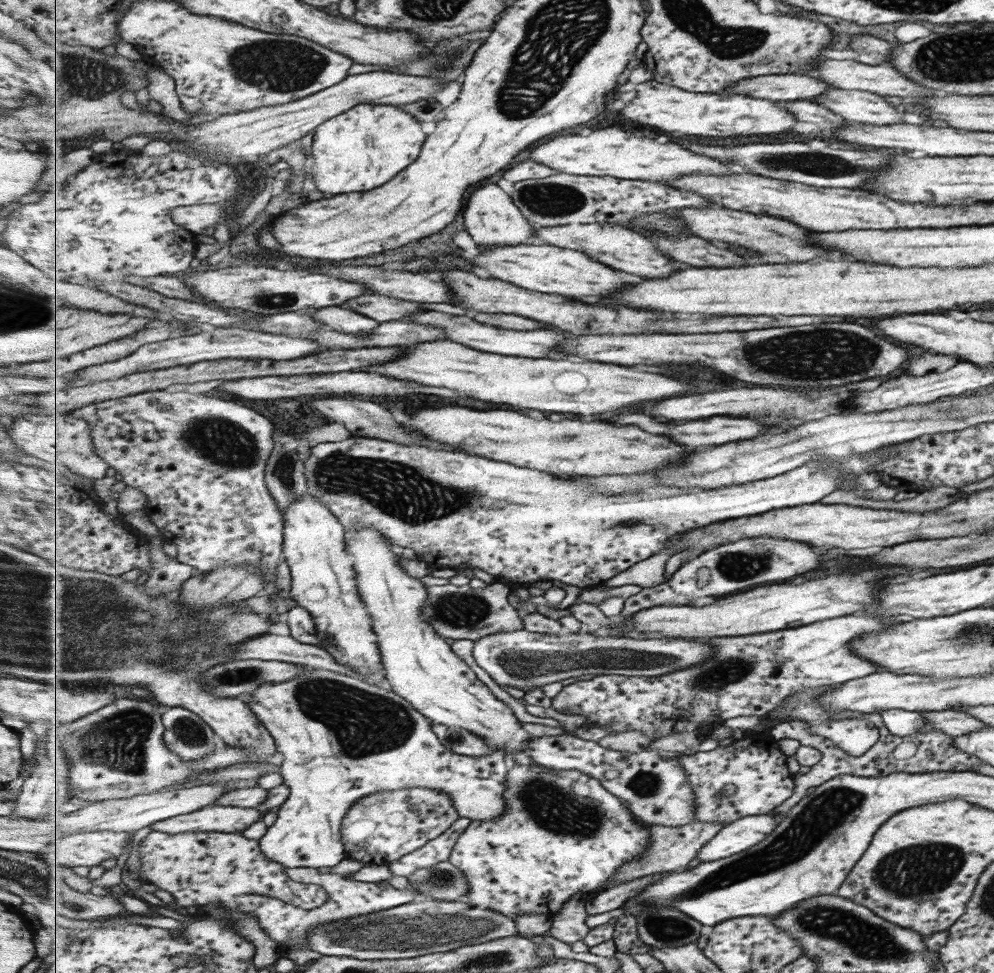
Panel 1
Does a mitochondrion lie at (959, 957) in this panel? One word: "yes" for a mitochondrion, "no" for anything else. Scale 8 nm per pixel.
no

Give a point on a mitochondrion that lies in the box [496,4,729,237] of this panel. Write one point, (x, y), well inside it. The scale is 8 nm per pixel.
(546, 200)

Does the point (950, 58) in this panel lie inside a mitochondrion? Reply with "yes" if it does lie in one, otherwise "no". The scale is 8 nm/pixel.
yes

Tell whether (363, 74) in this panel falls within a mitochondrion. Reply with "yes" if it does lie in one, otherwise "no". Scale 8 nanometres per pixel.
no

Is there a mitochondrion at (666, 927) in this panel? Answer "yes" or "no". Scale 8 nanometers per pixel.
yes

